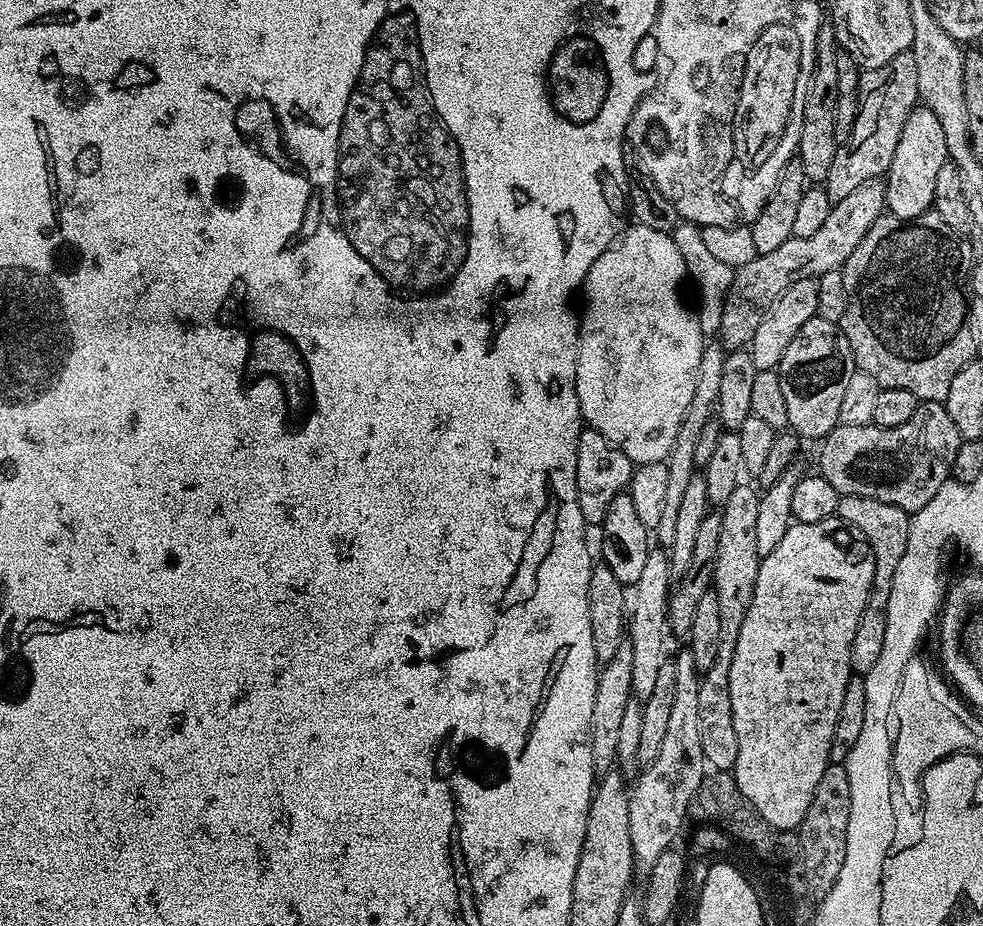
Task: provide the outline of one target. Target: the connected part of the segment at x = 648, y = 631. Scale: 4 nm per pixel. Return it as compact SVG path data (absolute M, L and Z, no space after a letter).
M649 551L642 574L634 585L636 597L630 600L630 615L626 620L626 640L632 645L633 669L631 670L631 686L633 695L640 701L650 698L655 689L659 667L666 659L664 652L664 631L669 631L668 602L674 588L674 577L668 565L665 551Z

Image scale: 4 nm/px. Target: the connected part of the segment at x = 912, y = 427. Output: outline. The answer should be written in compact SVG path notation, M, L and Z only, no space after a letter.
M926 400L917 403L914 415L902 426L883 428L877 424L866 426L846 426L837 424L836 429L829 436L825 436L820 448L819 475L834 486L841 496L858 494L862 498L878 498L878 502L886 502L890 506L898 506L903 512L909 514L922 510L934 494L944 485L952 474L954 454L958 454L958 446L962 443L954 421L944 409L939 400Z

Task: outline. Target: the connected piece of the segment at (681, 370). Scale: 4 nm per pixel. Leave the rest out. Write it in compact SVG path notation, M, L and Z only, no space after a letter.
M633 223L625 227L616 238L616 243L611 244L590 266L582 285L582 296L584 292L584 312L579 313L580 322L580 345L578 346L578 366L576 367L576 393L580 403L580 414L583 423L587 427L594 429L606 442L610 442L626 458L632 460L633 465L649 464L659 460L667 461L670 450L674 446L674 438L678 438L678 430L686 423L687 412L692 408L694 398L694 382L698 378L698 362L702 362L702 350L704 349L706 338L696 321L695 311L691 307L684 305L684 296L680 293L680 287L686 284L686 273L682 262L682 253L678 251L678 246L674 246L671 235L657 228L651 228L645 224Z

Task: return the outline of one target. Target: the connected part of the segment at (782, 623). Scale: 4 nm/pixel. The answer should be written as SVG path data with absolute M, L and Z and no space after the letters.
M839 518L813 524L792 522L783 535L782 542L775 546L770 554L766 554L758 566L758 578L754 582L754 598L750 598L746 618L742 618L742 630L738 634L738 642L734 646L734 658L730 662L730 710L734 710L734 734L738 734L738 758L734 769L736 785L757 815L772 829L799 829L802 818L806 818L810 798L814 798L814 790L822 778L822 770L826 770L830 762L828 755L832 739L836 736L842 698L846 694L846 682L854 675L850 666L850 646L854 642L854 630L858 630L858 618L862 618L862 610L866 610L873 578L874 554L870 550L870 542L866 542L862 530L845 524Z

